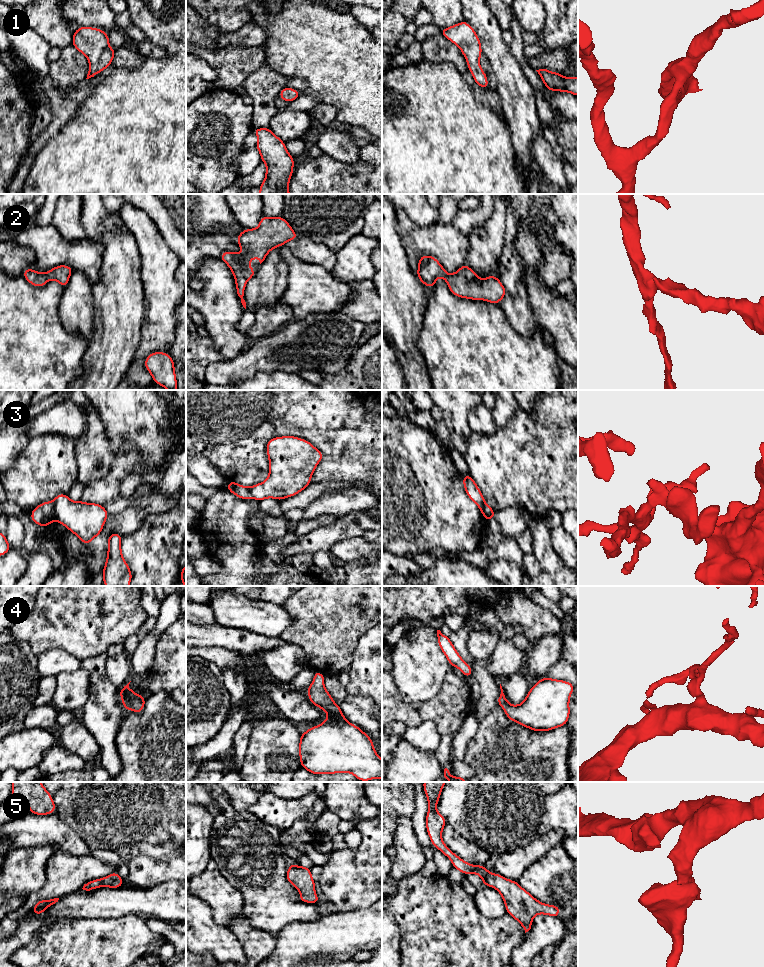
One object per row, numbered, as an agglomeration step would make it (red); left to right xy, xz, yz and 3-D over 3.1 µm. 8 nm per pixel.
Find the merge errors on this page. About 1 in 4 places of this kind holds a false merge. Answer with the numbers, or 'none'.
3

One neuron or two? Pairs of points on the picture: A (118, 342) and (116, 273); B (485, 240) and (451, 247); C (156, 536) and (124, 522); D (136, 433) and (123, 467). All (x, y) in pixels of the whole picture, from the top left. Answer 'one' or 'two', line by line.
A: one
B: two
C: two
D: two

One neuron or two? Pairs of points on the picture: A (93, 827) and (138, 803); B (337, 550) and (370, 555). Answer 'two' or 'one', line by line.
A: one
B: one

